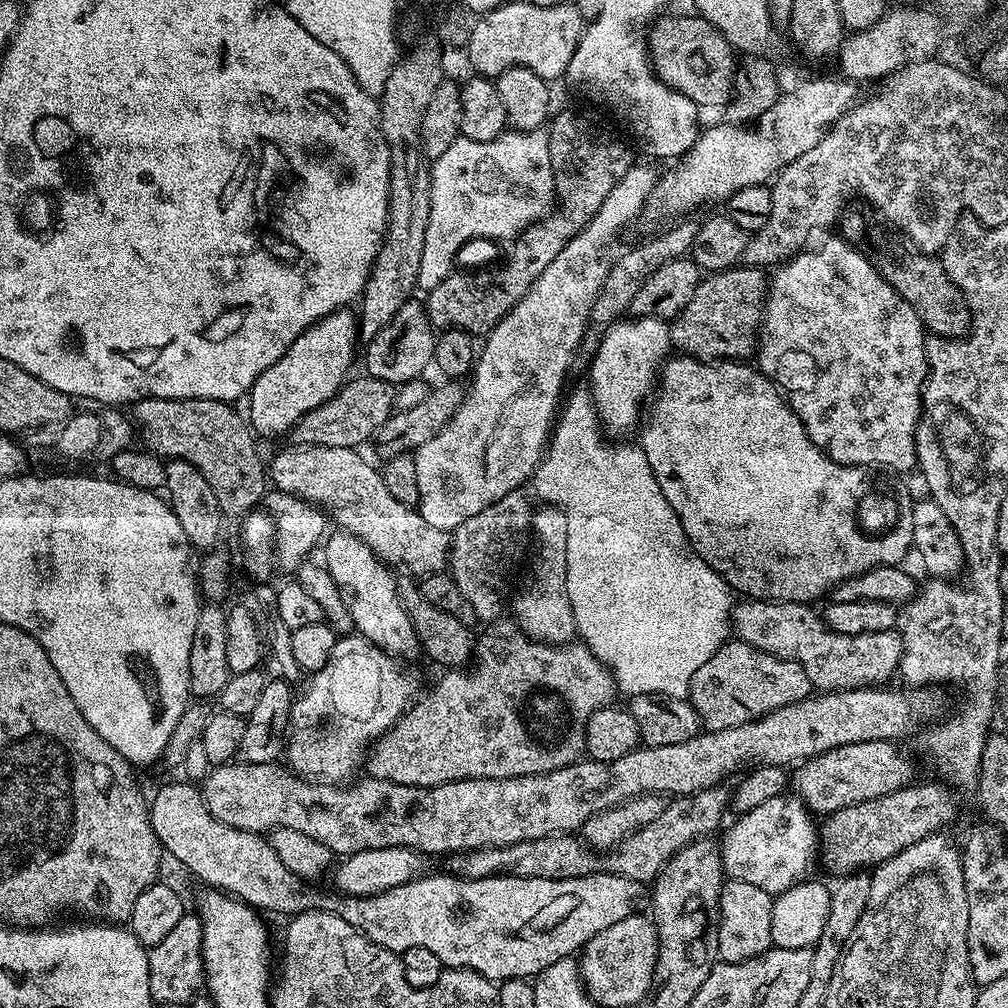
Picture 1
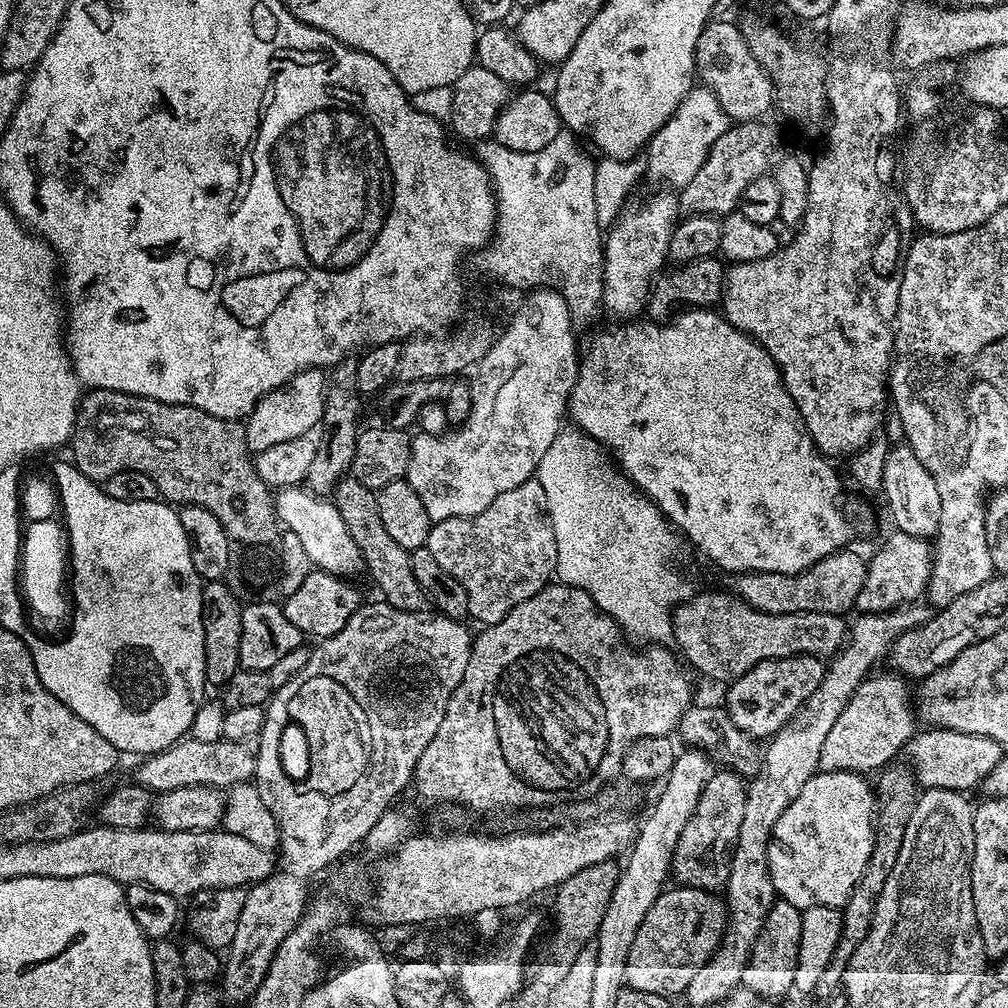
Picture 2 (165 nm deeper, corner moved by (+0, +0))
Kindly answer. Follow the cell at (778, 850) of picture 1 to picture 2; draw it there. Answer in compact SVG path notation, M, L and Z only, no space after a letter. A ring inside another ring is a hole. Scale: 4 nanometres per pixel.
M817 771L806 786L798 790L798 798L782 810L768 844L768 870L779 899L801 910L814 906L843 909L874 850L876 797L873 785L864 780L867 779L858 772Z

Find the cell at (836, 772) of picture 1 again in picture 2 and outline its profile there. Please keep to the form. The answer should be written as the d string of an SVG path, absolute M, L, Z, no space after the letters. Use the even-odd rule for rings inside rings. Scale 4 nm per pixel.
M928 728L913 734L902 752L904 756L908 755L906 763L916 775L916 783L921 789L941 788L967 793L968 788L975 784L976 787L983 785L1004 751L1002 745L994 742L994 738L986 738L982 734L962 734L949 728Z

